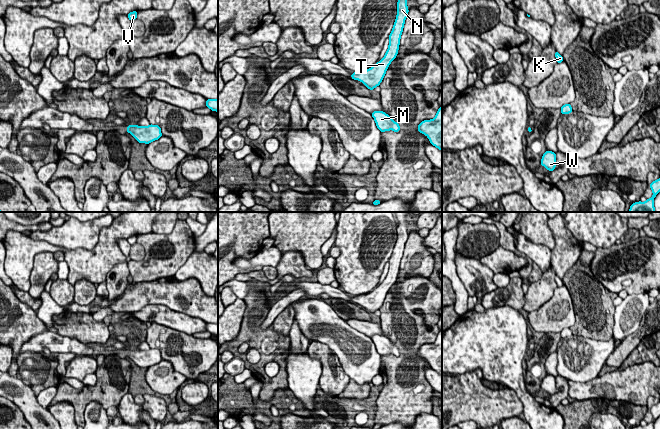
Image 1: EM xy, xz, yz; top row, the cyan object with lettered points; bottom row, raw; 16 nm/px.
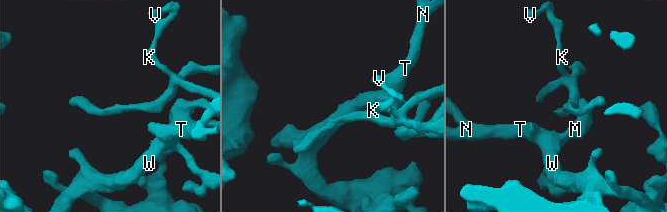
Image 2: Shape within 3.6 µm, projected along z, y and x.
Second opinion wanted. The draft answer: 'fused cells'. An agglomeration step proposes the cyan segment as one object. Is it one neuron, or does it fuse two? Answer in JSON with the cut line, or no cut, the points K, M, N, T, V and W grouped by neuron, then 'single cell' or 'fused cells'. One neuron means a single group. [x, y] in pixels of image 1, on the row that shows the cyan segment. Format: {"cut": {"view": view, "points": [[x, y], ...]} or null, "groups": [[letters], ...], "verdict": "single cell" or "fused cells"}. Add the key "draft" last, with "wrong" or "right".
{"cut": null, "groups": [["K", "M", "N", "T", "V", "W"]], "verdict": "single cell", "draft": "wrong"}

